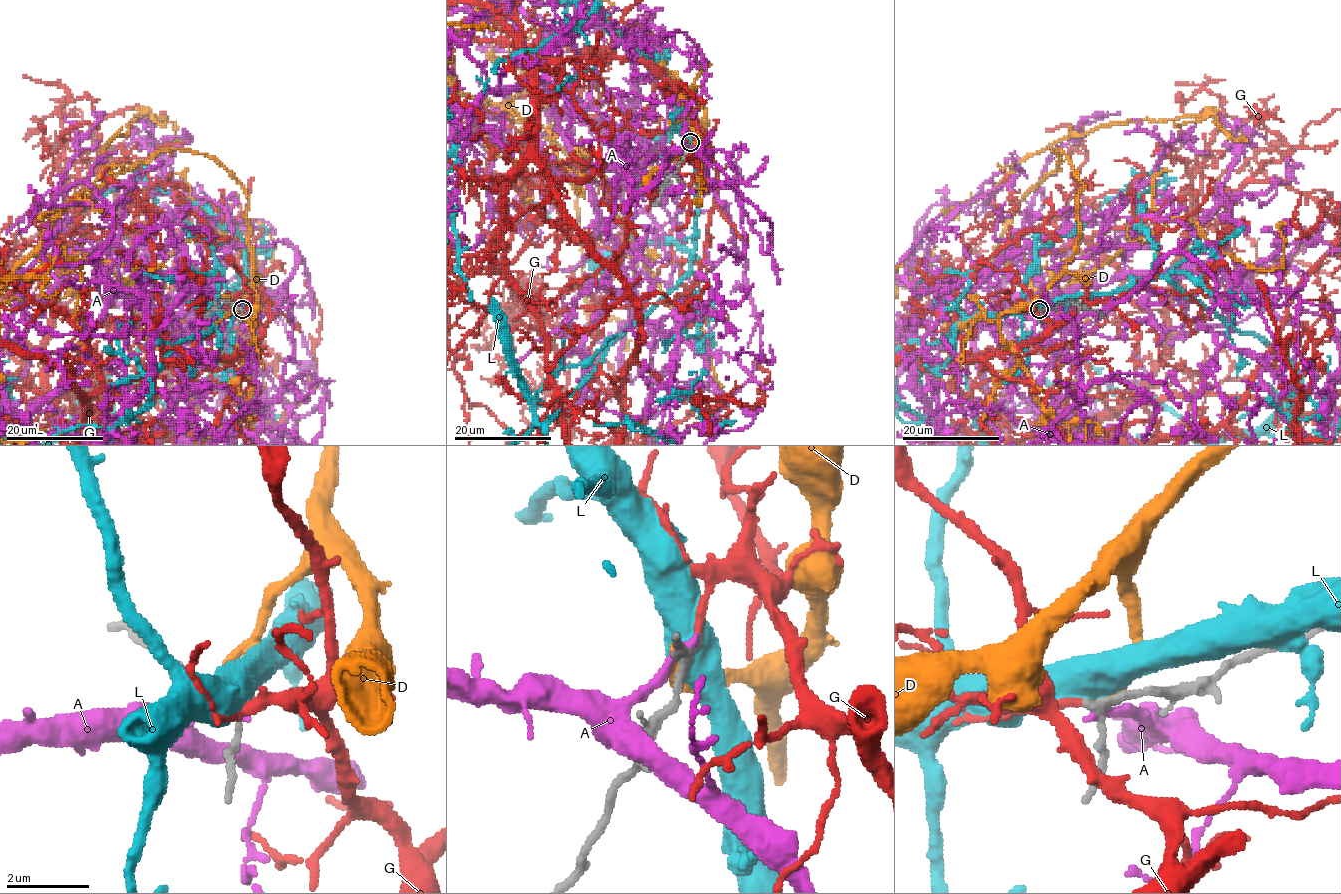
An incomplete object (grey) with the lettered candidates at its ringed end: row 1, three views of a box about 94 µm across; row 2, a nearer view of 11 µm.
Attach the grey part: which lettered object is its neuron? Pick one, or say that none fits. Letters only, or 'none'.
G

